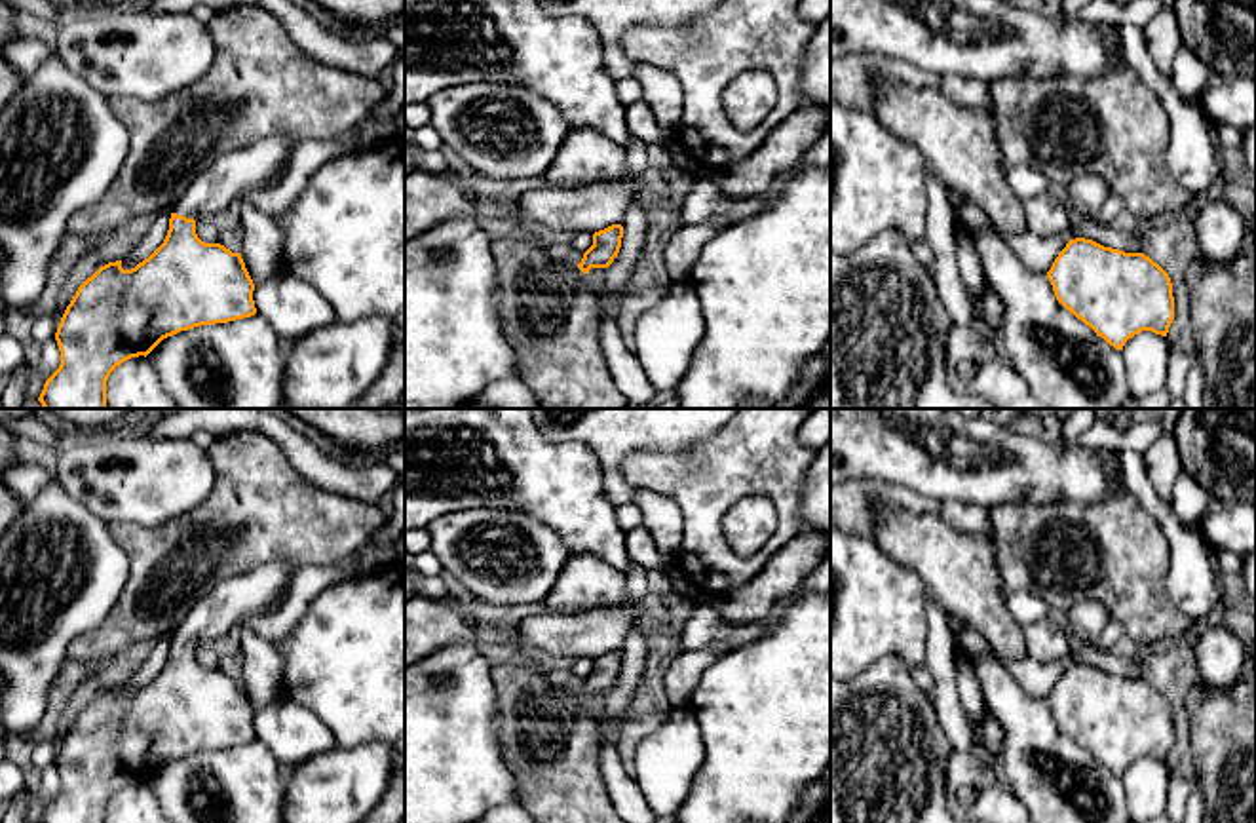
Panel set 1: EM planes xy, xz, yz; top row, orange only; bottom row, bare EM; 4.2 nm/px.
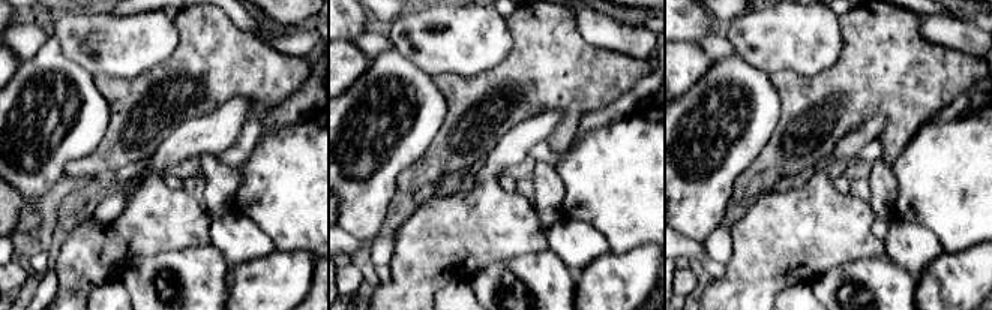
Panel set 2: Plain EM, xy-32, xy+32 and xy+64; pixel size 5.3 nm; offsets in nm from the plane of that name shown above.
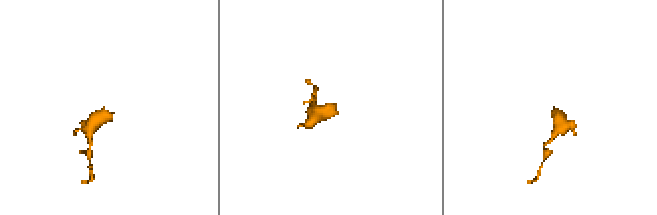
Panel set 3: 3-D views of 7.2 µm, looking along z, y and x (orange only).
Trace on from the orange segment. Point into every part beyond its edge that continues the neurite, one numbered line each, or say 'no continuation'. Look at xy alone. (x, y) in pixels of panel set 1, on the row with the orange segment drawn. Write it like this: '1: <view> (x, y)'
1: xy (263, 164)

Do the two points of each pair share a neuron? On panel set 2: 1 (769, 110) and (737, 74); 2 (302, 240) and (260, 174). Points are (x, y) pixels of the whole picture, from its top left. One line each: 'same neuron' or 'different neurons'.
1: same neuron
2: same neuron

